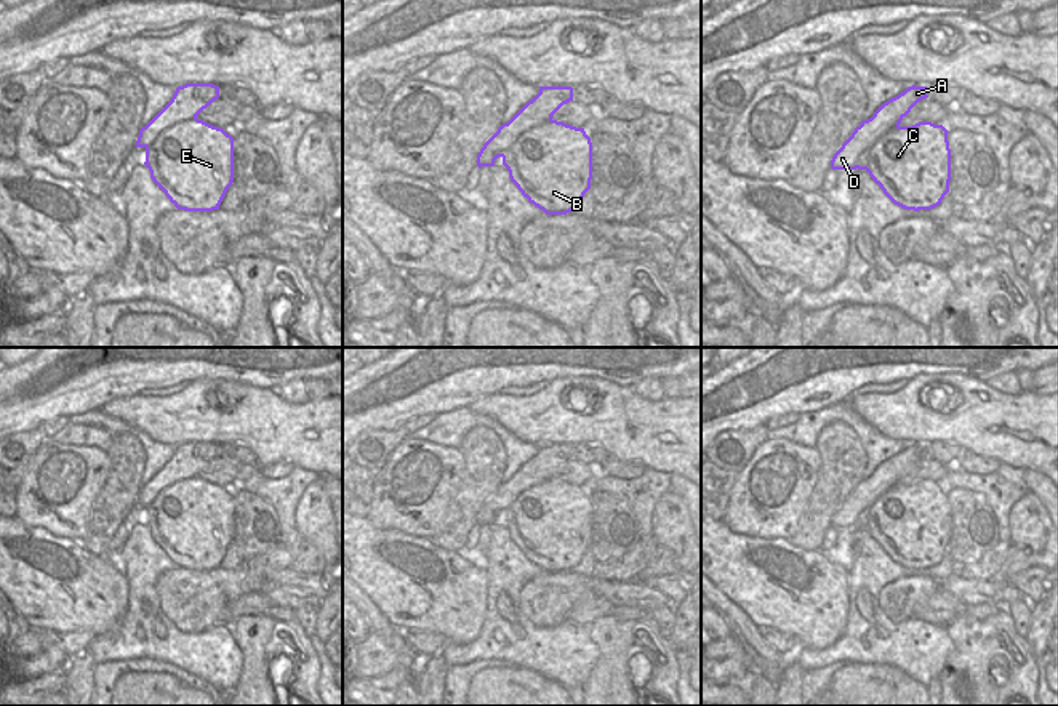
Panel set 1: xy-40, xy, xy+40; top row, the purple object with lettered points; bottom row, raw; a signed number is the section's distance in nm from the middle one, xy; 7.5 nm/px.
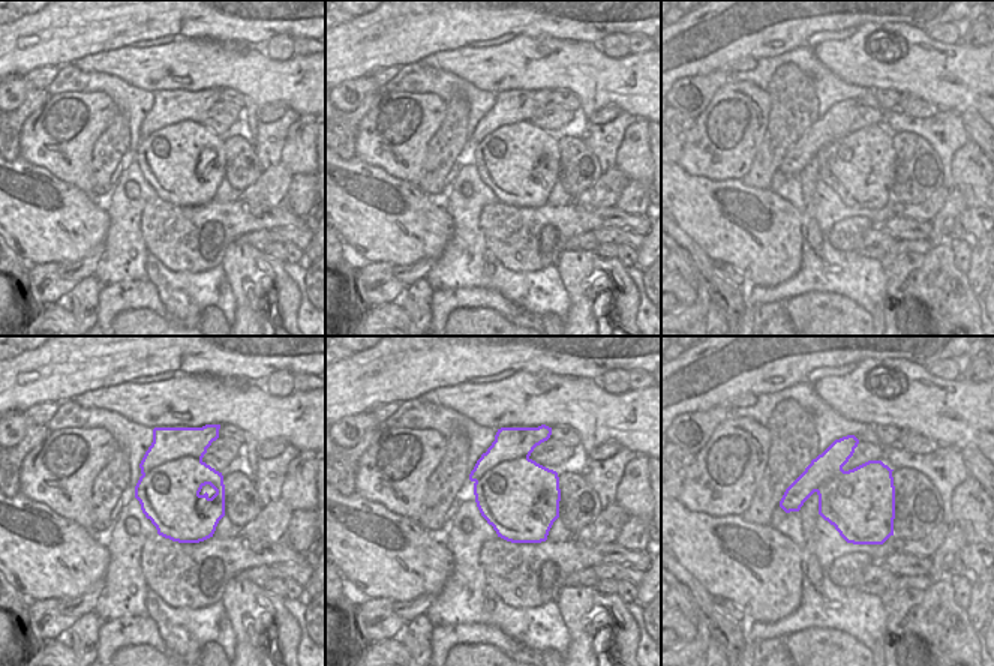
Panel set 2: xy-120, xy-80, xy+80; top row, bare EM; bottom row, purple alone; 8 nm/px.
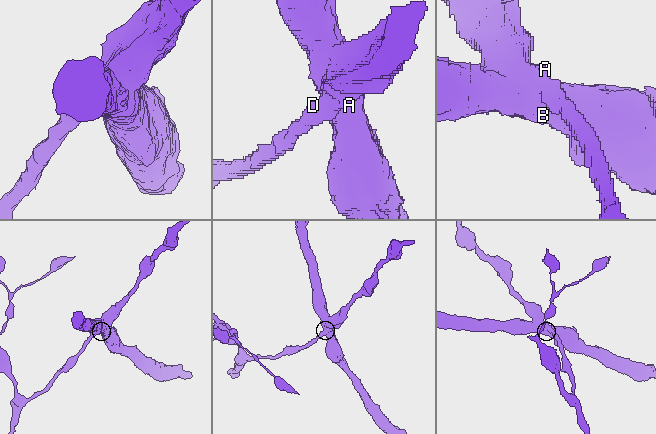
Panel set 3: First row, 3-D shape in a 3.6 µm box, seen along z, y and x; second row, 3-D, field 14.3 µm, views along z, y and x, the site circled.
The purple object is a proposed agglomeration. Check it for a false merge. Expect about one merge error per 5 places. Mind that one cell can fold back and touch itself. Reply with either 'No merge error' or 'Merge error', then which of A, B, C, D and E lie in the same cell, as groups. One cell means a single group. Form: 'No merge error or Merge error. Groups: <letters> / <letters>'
No merge error. Groups: A B C D E.

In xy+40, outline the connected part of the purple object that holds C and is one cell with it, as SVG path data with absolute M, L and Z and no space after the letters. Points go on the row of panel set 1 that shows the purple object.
M909 86L863 120L831 160L832 170L866 170L884 194L904 210L932 210L949 192L951 149L948 130L932 122L901 126L901 120L927 96L927 86Z

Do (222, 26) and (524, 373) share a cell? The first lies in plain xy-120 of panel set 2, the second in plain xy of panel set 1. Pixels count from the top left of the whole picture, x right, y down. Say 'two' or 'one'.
one

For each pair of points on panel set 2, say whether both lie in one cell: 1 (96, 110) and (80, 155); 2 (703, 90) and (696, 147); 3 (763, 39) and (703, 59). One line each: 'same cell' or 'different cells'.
1: same cell
2: different cells
3: same cell

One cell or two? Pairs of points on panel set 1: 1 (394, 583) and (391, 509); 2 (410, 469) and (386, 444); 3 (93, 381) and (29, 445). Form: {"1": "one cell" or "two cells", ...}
{"1": "two cells", "2": "two cells", "3": "two cells"}

